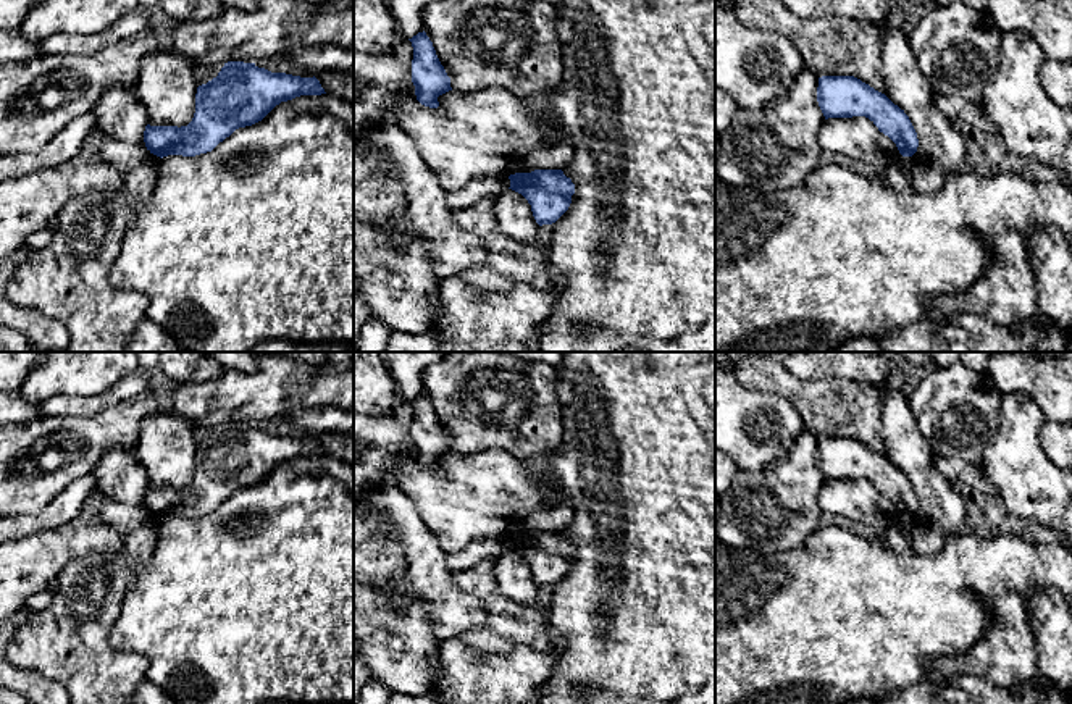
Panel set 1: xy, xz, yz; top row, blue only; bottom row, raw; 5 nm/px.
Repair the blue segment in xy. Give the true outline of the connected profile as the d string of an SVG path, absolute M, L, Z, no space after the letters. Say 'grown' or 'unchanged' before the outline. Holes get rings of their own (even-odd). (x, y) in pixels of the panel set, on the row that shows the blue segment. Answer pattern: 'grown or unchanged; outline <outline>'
unchanged; outline M228 61L216 78L197 87L195 113L187 126L145 126L144 142L150 153L195 157L211 152L236 129L262 121L276 105L300 95L326 94L320 81L286 73L271 73L255 63Z

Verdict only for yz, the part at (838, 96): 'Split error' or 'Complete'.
Complete

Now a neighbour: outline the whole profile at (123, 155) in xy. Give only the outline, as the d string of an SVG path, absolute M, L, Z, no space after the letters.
M110 139L100 149L100 158L113 165L121 174L140 166L150 160L150 150L144 149L142 144L129 144Z

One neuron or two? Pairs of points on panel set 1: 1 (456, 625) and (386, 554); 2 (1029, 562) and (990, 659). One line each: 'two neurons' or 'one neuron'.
1: two neurons
2: two neurons

